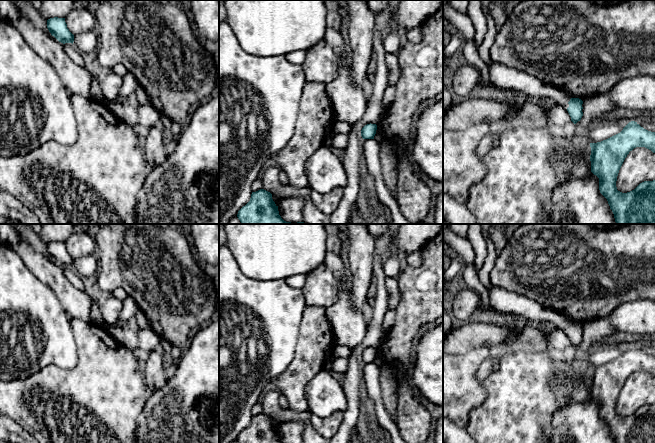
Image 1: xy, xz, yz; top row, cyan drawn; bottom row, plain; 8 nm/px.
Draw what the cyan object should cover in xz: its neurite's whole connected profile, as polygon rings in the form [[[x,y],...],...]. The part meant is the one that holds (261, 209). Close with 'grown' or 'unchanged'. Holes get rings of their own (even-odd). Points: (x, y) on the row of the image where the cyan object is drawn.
[[[264,189],[252,192],[250,201],[238,211],[237,217],[242,224],[305,224],[284,221],[272,194]]] | unchanged

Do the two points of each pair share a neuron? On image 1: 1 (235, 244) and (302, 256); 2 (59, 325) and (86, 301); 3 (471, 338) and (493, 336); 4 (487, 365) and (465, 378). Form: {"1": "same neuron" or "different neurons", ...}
{"1": "same neuron", "2": "different neurons", "3": "same neuron", "4": "different neurons"}

